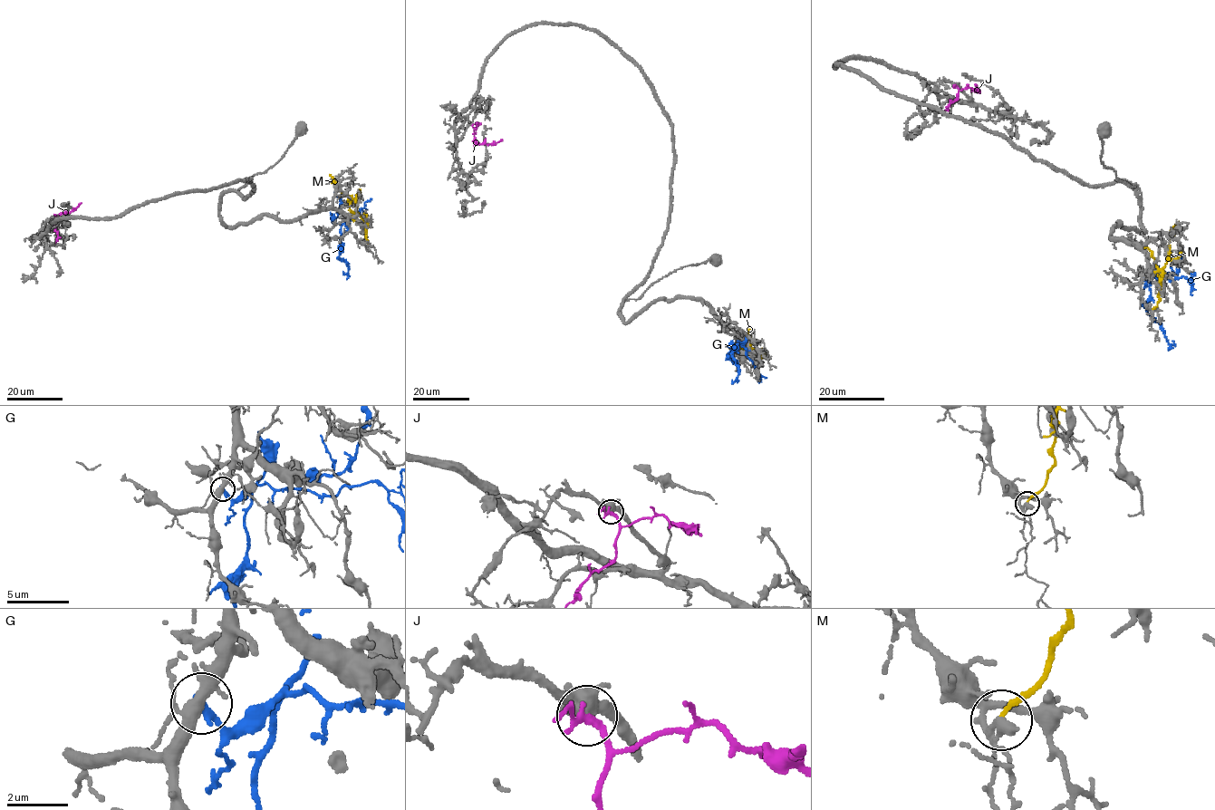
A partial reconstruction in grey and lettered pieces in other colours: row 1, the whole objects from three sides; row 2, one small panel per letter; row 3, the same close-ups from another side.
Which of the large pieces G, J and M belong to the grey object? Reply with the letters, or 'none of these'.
J

